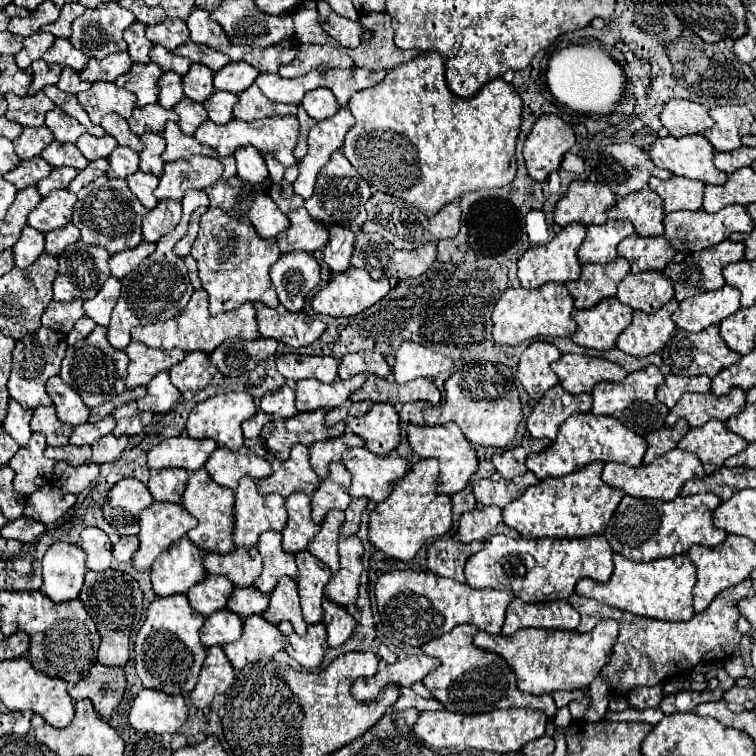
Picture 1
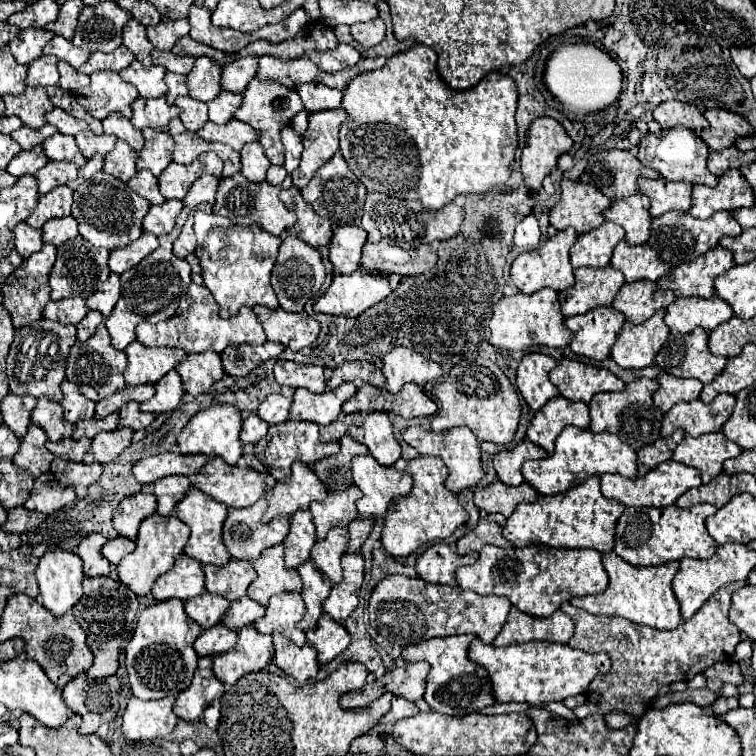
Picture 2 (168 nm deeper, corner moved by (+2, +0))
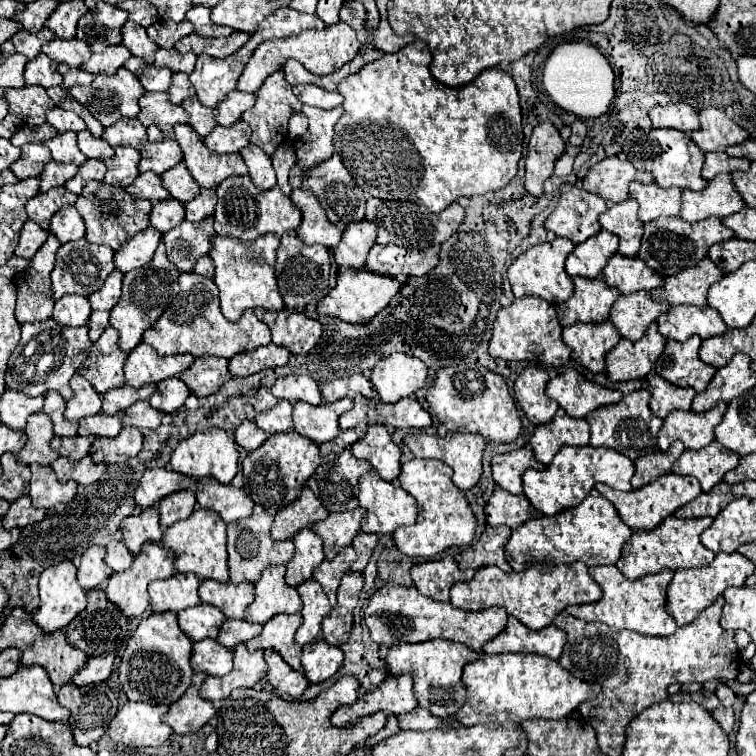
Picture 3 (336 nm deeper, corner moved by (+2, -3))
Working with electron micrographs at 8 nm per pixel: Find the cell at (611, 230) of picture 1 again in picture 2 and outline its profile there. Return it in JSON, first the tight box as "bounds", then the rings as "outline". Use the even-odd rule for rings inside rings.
{"bounds":[570,222,624,268],"outline":[[[604,222],[600,228],[578,236],[570,252],[570,262],[574,268],[608,266],[612,250],[620,240],[624,240],[624,230],[614,222]]]}

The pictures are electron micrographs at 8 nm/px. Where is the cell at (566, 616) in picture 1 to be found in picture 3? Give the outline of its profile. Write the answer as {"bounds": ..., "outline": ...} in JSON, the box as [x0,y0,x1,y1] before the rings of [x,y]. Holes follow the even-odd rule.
{"bounds":[482,617,566,659],"outline":[[[508,617],[506,629],[498,637],[494,637],[490,643],[486,643],[482,651],[488,655],[536,653],[548,659],[558,659],[564,643],[566,643],[566,633],[554,625],[544,627],[542,631],[530,631],[526,625],[518,623],[518,619]]]}

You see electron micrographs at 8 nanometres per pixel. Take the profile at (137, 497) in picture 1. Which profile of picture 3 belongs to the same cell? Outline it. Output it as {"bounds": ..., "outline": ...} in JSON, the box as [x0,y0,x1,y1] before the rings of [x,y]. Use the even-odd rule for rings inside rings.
{"bounds":[122,507,162,555],"outline":[[[154,507],[140,511],[122,521],[124,545],[132,555],[138,555],[144,543],[158,543],[162,539],[162,529],[158,523],[158,511]]]}

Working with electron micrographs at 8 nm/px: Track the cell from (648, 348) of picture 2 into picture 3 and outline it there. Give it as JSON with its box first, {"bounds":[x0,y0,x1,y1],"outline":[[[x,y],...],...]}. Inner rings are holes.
{"bounds":[606,323,666,383],"outline":[[[652,323],[646,335],[636,343],[620,339],[620,343],[606,355],[608,379],[614,383],[644,379],[654,369],[654,363],[662,355],[664,343],[666,339],[658,333],[656,323]]]}

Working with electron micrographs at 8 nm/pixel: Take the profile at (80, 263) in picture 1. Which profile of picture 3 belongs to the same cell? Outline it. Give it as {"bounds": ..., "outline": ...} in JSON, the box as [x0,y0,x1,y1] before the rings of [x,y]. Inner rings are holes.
{"bounds":[52,239,114,299],"outline":[[[78,239],[66,245],[60,245],[56,253],[56,267],[52,271],[52,287],[54,287],[54,299],[60,299],[66,293],[76,295],[92,295],[102,287],[106,277],[114,271],[114,251],[106,245],[92,245],[86,239]]]}

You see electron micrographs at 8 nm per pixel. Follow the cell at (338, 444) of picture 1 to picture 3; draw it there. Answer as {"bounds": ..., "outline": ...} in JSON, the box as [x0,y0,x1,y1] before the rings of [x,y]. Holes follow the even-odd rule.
{"bounds":[308,449,372,513],"outline":[[[344,449],[334,463],[324,463],[308,479],[308,489],[322,501],[328,513],[358,507],[358,479],[372,467]]]}

